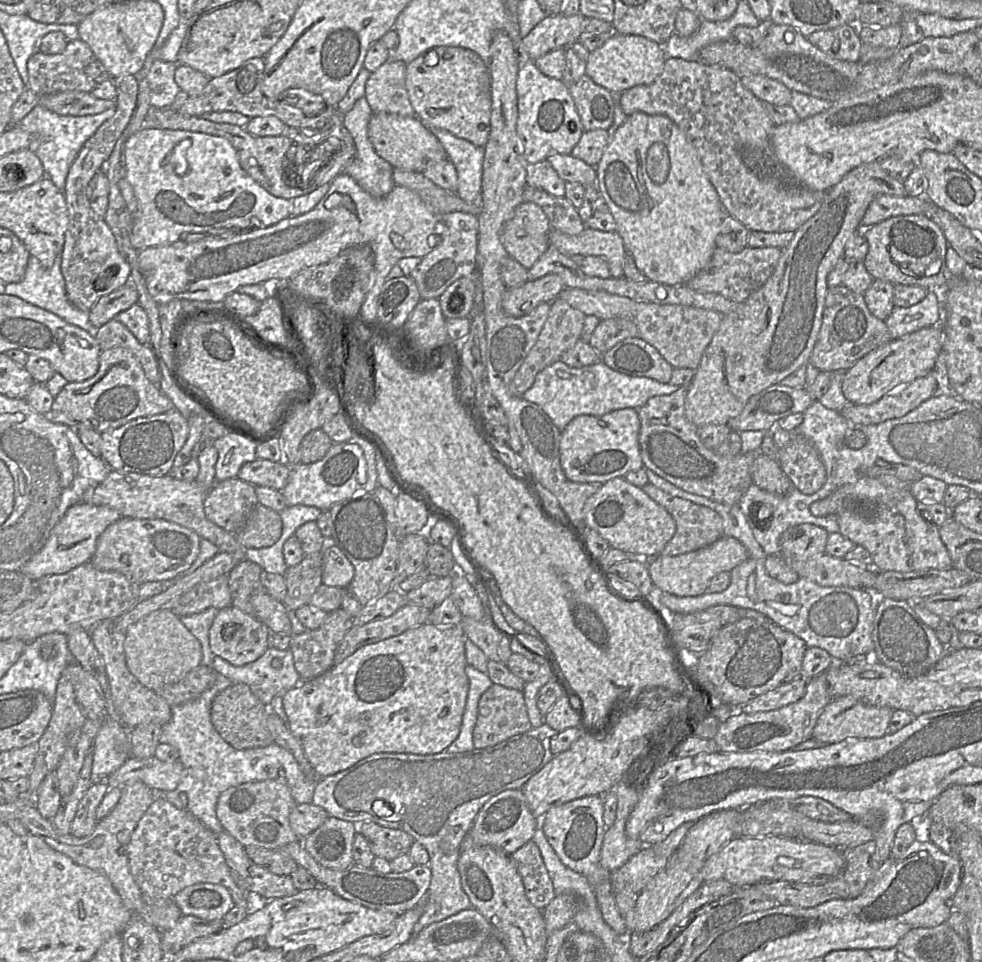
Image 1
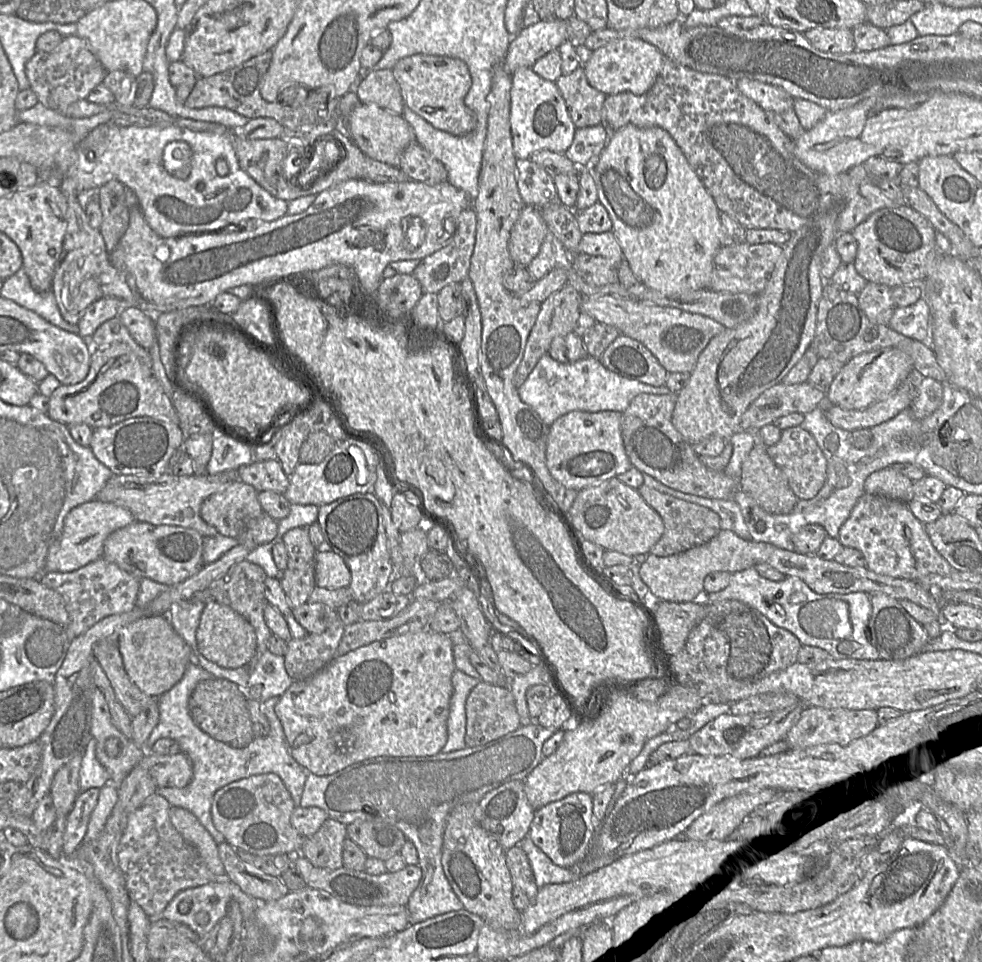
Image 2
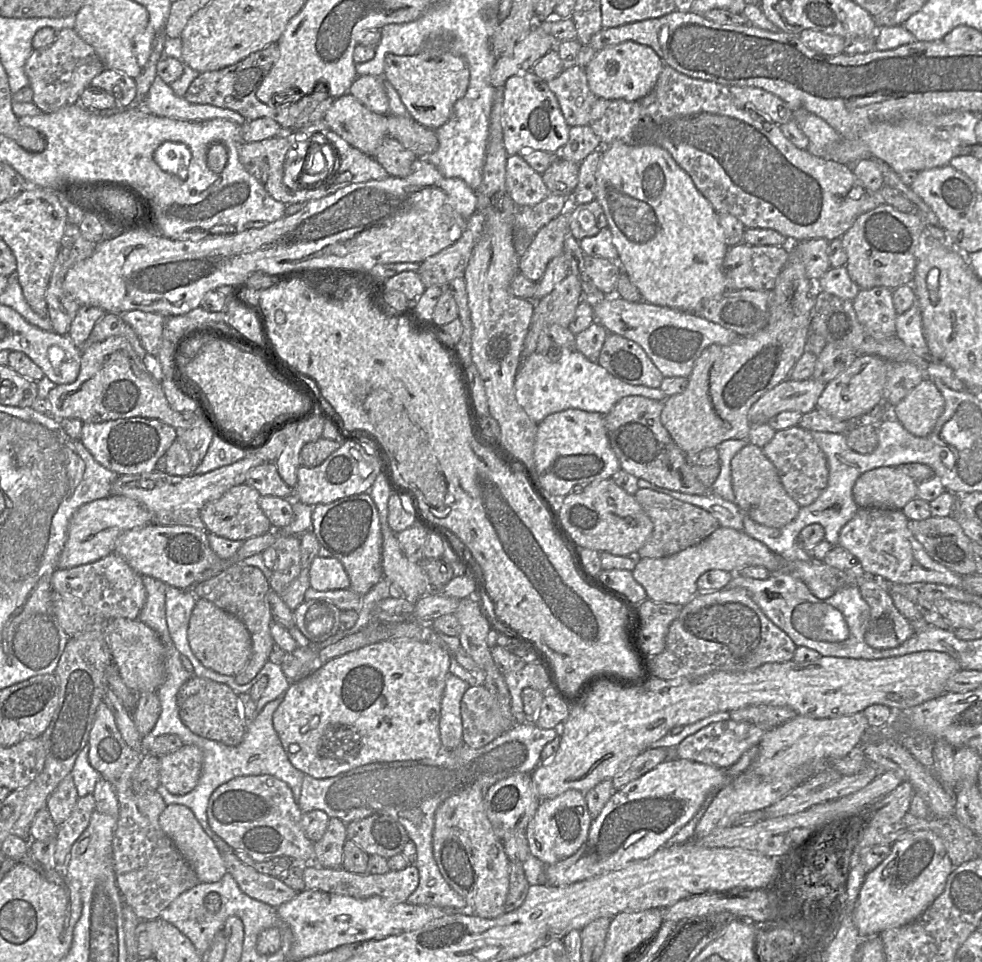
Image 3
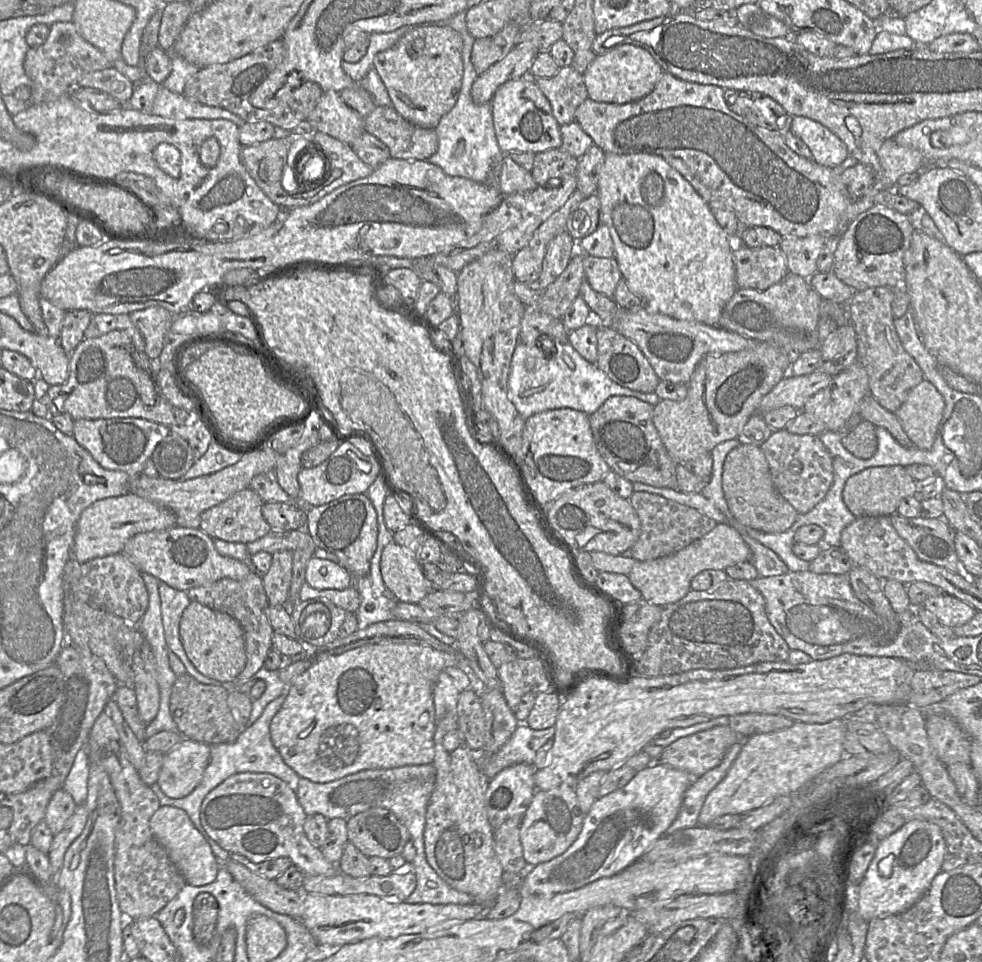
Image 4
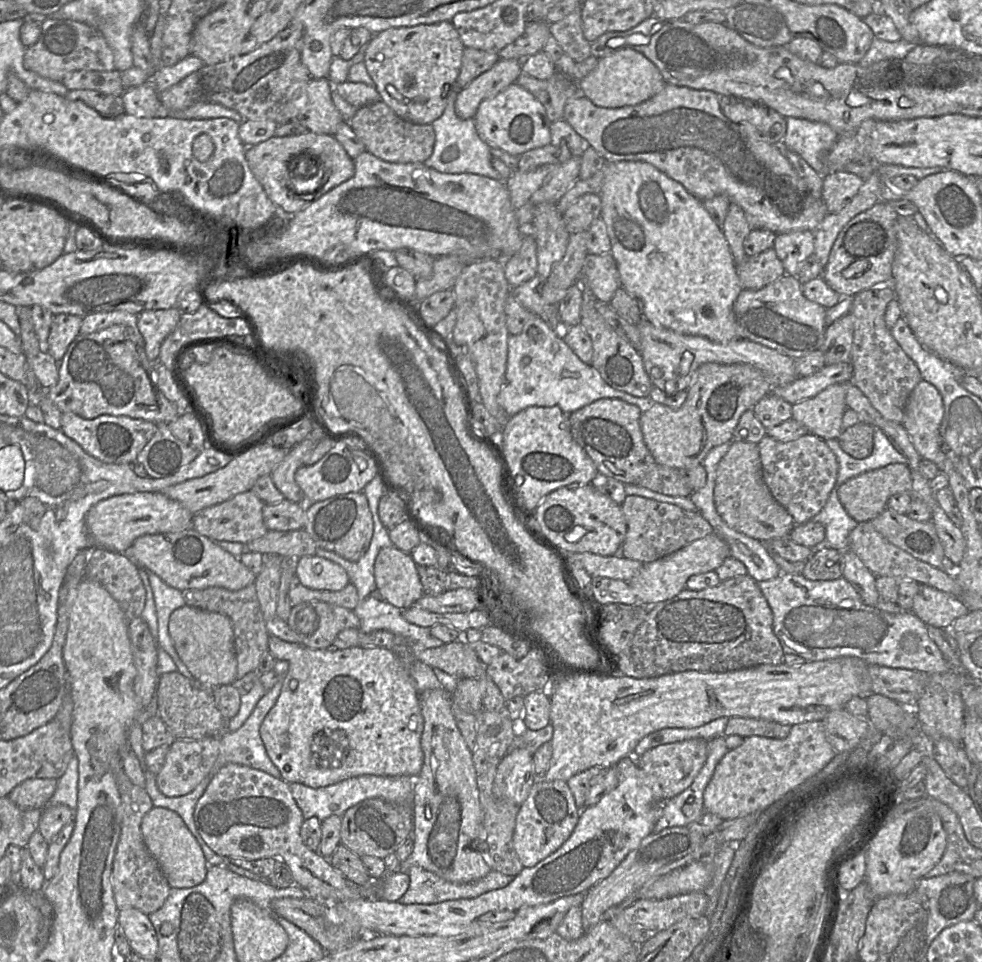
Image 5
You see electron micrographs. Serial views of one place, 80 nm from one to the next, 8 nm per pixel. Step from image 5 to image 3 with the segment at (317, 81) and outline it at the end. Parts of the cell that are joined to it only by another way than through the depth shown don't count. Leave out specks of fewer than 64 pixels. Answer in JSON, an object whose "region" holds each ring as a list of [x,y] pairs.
{"region":[[[349,93],[335,98],[323,122],[352,147],[374,157],[387,136],[387,115],[367,109]]]}

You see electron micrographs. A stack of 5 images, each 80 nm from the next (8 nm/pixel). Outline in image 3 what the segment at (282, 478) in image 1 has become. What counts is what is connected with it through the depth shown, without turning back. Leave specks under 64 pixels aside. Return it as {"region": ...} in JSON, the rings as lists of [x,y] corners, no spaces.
{"region":[[[264,462],[250,469],[245,483],[255,488],[261,496],[293,499],[293,489],[282,480],[274,462]]]}

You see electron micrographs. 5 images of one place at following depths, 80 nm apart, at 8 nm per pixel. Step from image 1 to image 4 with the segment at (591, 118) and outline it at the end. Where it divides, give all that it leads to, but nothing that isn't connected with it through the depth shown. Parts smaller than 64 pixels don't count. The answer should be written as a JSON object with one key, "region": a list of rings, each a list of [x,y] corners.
{"region":[[[568,66],[560,68],[552,77],[534,79],[548,99],[558,124],[573,122],[577,107],[588,98],[583,75]]]}

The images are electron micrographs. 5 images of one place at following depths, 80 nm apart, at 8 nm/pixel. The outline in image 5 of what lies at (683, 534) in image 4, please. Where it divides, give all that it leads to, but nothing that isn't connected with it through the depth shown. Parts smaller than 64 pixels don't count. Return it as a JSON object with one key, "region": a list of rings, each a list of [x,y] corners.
{"region":[[[627,495],[621,509],[627,523],[623,555],[644,564],[663,558],[713,532],[712,526],[699,512],[687,511],[673,504]]]}

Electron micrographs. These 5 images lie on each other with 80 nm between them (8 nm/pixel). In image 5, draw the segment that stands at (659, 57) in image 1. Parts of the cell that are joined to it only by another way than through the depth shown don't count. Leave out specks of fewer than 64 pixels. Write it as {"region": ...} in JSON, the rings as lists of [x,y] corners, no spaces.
{"region":[[[625,48],[598,60],[596,67],[579,80],[580,94],[594,105],[604,108],[621,108],[640,104],[666,85],[657,67],[643,54]]]}

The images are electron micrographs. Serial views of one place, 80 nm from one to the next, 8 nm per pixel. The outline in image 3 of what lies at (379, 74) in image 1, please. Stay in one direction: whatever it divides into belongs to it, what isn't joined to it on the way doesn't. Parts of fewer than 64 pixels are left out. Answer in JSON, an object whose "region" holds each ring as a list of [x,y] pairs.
{"region":[[[358,76],[352,83],[348,93],[370,111],[380,115],[390,114],[389,100],[381,77]]]}

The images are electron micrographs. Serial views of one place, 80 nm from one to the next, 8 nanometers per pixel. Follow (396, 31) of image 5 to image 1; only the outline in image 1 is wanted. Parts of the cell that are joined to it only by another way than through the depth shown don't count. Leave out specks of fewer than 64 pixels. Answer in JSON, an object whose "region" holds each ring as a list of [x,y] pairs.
{"region":[[[456,46],[432,48],[407,63],[405,84],[415,115],[424,125],[444,129],[475,146],[485,147],[490,132],[491,77],[488,64],[477,53]]]}

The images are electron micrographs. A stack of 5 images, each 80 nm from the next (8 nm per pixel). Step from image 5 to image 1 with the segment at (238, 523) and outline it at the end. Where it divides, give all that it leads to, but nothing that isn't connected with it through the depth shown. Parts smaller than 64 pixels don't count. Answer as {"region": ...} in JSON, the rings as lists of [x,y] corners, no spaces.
{"region":[[[230,478],[216,482],[209,490],[204,499],[204,513],[217,526],[236,534],[258,503],[254,485]]]}

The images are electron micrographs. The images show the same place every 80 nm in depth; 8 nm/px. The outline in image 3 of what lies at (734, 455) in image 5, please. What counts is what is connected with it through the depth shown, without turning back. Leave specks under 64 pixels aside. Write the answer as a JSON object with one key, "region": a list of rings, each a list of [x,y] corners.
{"region":[[[752,444],[744,446],[732,458],[730,470],[734,503],[738,506],[741,512],[746,513],[753,521],[772,528],[783,527],[795,519],[800,506],[784,489],[775,466],[764,455],[762,448]]]}

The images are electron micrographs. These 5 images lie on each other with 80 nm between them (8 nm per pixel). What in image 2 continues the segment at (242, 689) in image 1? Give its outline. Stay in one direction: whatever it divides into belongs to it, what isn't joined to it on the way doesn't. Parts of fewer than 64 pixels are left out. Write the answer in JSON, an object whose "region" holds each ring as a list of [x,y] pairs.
{"region":[[[218,678],[199,682],[189,697],[188,707],[193,722],[215,740],[233,748],[243,748],[255,738],[247,708],[247,696],[233,682]]]}

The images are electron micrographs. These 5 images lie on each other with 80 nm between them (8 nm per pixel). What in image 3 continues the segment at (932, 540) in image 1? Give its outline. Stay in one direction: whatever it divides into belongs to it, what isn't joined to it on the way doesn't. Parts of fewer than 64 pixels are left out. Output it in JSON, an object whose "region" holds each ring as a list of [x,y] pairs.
{"region":[[[859,508],[856,515],[840,530],[838,545],[859,560],[863,573],[886,583],[933,583],[963,588],[963,576],[934,561],[916,540],[908,527],[908,522],[909,519],[902,510]]]}

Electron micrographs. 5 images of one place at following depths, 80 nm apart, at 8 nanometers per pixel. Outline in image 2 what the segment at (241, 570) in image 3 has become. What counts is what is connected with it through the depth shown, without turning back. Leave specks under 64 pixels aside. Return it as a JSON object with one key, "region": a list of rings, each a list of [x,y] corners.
{"region":[[[244,559],[232,565],[223,575],[212,581],[207,587],[214,601],[226,605],[239,613],[254,628],[257,641],[256,651],[247,667],[254,665],[260,656],[267,651],[268,640],[272,635],[264,618],[264,607],[267,604],[264,595],[266,577],[266,573],[260,566]]]}

